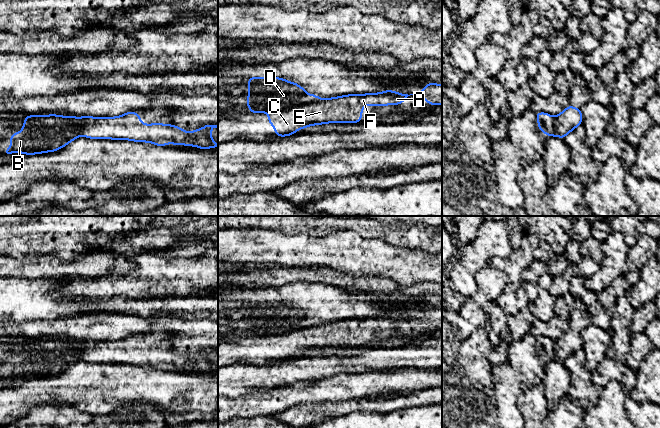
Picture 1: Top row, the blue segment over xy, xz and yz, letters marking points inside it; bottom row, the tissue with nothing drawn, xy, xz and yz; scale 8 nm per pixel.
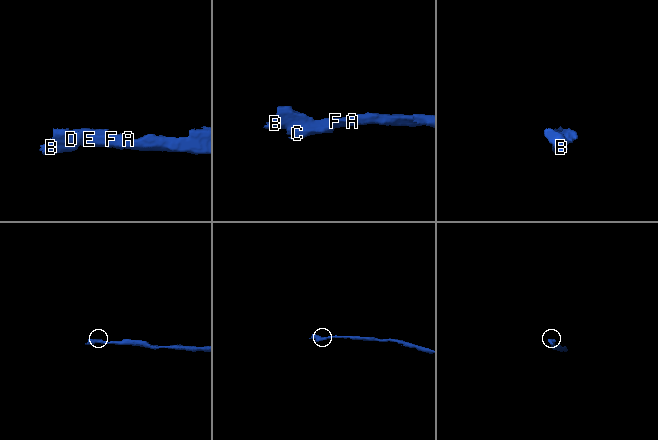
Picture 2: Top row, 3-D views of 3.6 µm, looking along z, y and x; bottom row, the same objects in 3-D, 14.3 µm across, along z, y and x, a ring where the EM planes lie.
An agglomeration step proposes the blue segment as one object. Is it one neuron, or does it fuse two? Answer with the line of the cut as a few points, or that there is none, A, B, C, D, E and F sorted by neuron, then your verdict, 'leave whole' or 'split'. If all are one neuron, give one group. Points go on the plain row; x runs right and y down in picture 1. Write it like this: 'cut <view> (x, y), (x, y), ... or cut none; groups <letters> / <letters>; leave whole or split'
cut xz (319, 322), (289, 333), (269, 337); groups A C E F / B D; split

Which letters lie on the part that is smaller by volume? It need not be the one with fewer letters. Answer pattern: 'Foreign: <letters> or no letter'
Foreign: B, D

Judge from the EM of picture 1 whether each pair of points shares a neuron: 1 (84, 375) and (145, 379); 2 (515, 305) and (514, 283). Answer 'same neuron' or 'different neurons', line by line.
1: same neuron
2: different neurons

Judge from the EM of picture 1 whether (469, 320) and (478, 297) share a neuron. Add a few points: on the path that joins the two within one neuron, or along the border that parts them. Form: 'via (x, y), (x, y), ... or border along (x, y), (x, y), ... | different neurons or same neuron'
via (471, 314), (471, 310), (476, 303) | same neuron

